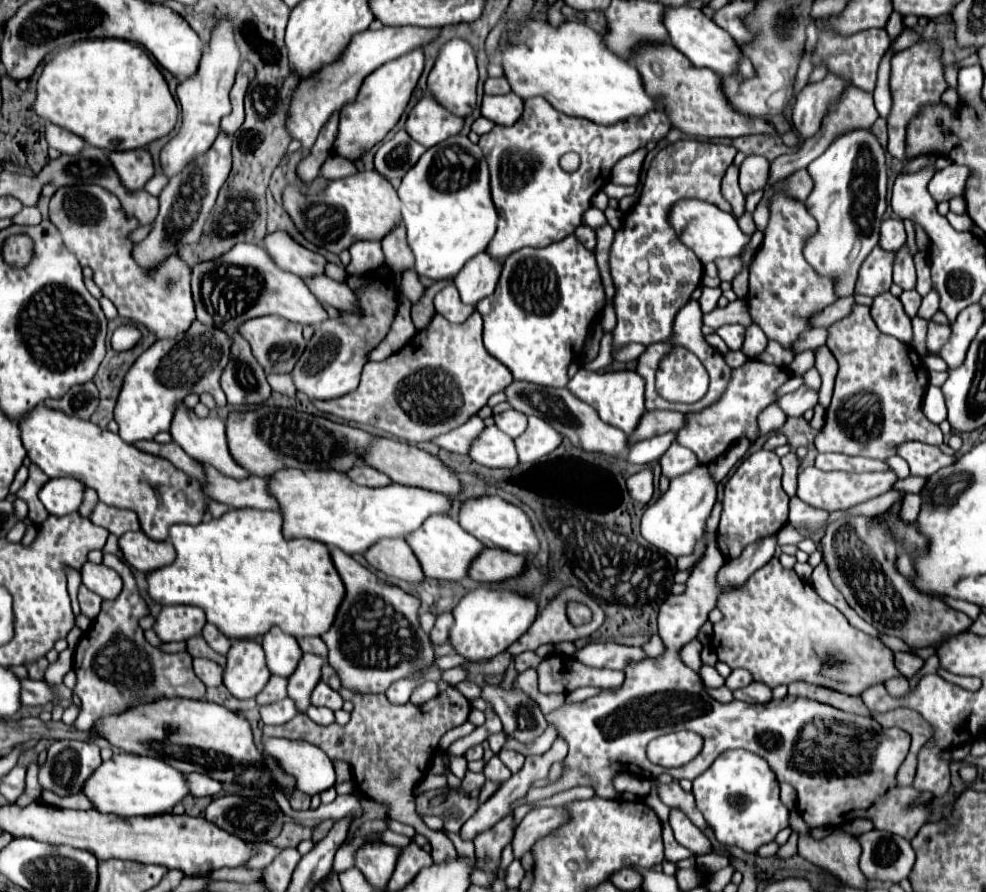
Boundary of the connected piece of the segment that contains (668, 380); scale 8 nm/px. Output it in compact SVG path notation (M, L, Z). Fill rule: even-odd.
M683 346L673 348L659 364L657 392L671 402L695 402L705 396L709 376L699 358Z

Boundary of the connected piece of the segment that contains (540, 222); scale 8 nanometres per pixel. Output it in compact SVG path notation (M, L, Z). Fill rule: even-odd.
M545 98L525 100L525 112L513 126L495 126L491 132L479 138L479 146L485 152L485 160L491 170L491 194L493 194L493 202L499 214L499 228L497 228L495 238L487 246L487 252L493 254L493 258L505 260L509 254L513 254L519 248L525 248L525 246L543 248L573 234L575 228L581 224L583 212L591 208L591 198L595 196L595 192L603 190L603 186L609 182L611 168L621 158L633 154L637 148L645 146L647 142L659 142L661 138L665 138L669 128L671 128L671 122L667 114L659 110L653 110L645 114L643 118L631 116L627 120L605 126L605 124L589 122L587 118L561 114L559 110L549 106ZM565 152L579 154L581 164L575 172L565 172L559 166L559 158Z

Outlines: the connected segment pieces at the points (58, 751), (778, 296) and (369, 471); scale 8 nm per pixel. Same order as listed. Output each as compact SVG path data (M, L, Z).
M57 740L49 746L45 766L39 768L39 782L59 796L77 794L99 764L101 754L95 742Z
M775 194L775 198L771 200L769 208L771 208L771 218L769 218L769 226L765 228L763 244L755 252L755 256L751 260L751 266L749 266L749 294L747 294L747 304L749 304L749 312L753 316L753 322L759 324L765 330L767 338L781 342L781 346L785 346L785 348L791 348L793 342L799 338L799 334L809 328L807 318L837 300L835 290L833 290L835 282L831 282L829 278L821 278L819 274L815 274L815 270L803 258L805 240L817 230L815 220L807 212L805 204L793 200L793 198L785 196L785 194Z
M353 466L349 472L349 478L361 486L389 486L391 478L375 468L369 466Z

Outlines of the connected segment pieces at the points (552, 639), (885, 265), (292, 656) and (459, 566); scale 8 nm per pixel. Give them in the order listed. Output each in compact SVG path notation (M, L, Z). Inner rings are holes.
M569 586L569 588L563 588L563 590L545 606L545 610L543 610L543 612L537 616L537 620L531 624L531 628L529 628L517 642L513 642L513 644L507 648L507 652L509 652L511 656L517 656L517 654L521 654L521 652L525 652L525 650L537 650L541 644L559 644L559 642L565 642L565 640L587 638L587 636L591 636L597 628L601 628L603 622L605 622L605 612L603 612L603 608L601 608L593 598L589 598L585 592L581 592L581 590L573 588L573 586ZM569 600L577 600L577 602L587 604L587 606L593 610L593 620L591 620L589 624L585 624L585 626L573 626L573 624L569 622L567 614L565 614L565 606L567 606Z
M875 246L859 270L855 294L865 294L873 298L881 292L889 292L893 260L895 260L895 252L887 252L881 246Z
M273 626L263 636L261 646L265 650L267 666L269 666L271 674L283 676L283 678L289 678L295 672L295 668L303 656L297 640L289 634L285 634L279 626Z
M435 514L429 516L421 528L417 528L413 534L405 538L405 542L411 546L413 554L417 556L423 572L427 578L441 578L441 580L461 580L467 576L469 562L473 560L473 554L479 554L483 550L483 544L477 542L477 538L469 536L457 520L445 516L445 514Z

